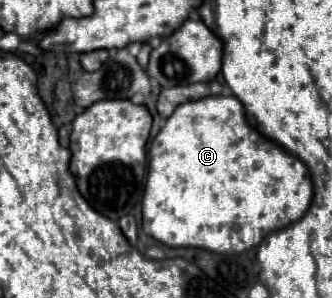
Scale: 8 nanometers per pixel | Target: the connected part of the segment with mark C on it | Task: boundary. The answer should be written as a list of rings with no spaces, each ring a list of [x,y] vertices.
[[[209,96],[179,106],[151,142],[142,228],[145,234],[171,248],[191,246],[217,254],[241,254],[257,246],[271,230],[299,220],[311,204],[311,194],[313,186],[307,166],[251,128],[235,96]]]

